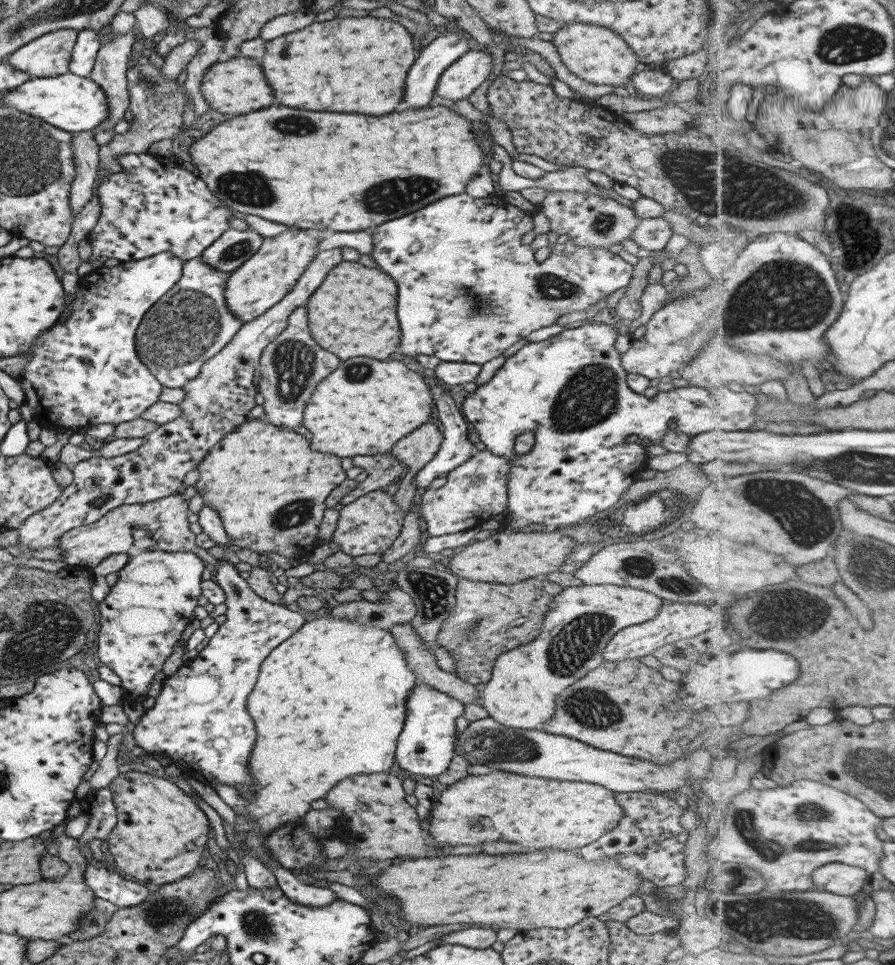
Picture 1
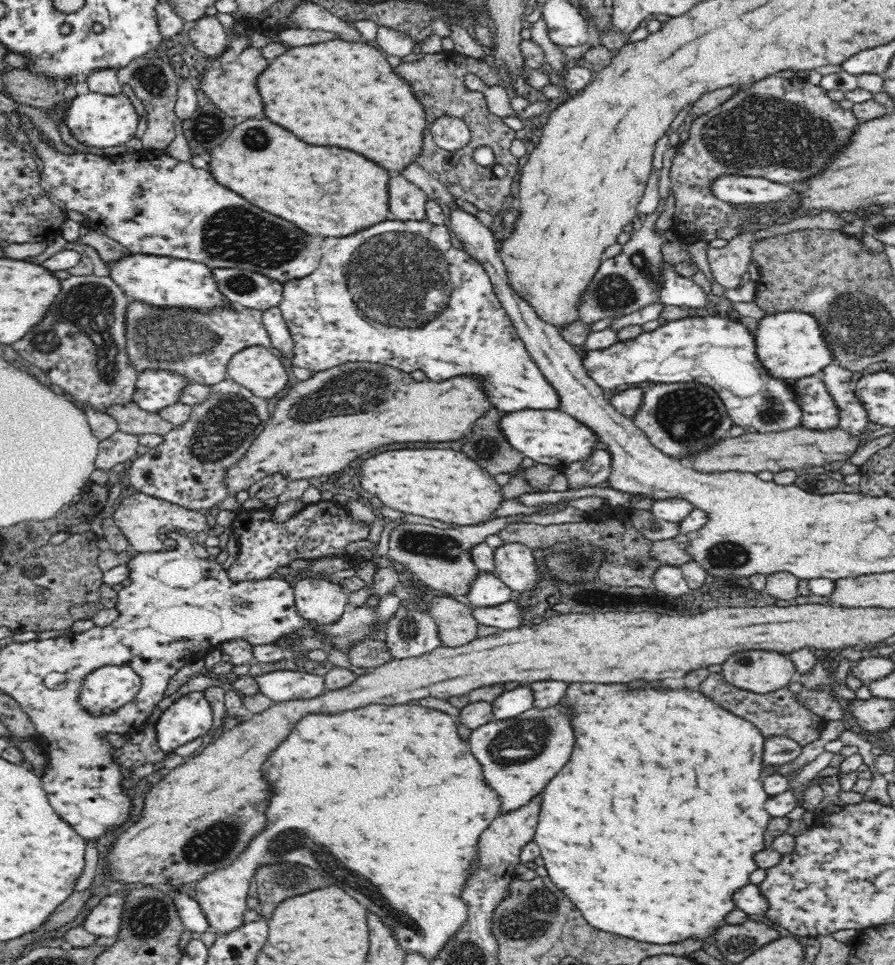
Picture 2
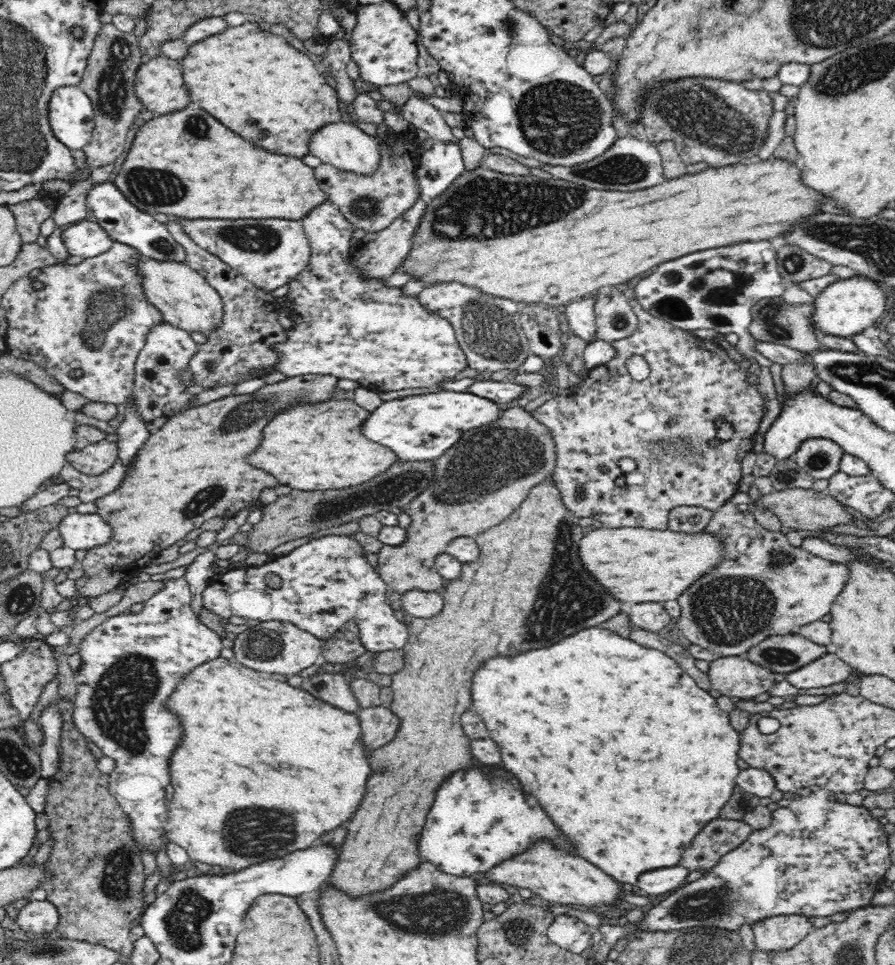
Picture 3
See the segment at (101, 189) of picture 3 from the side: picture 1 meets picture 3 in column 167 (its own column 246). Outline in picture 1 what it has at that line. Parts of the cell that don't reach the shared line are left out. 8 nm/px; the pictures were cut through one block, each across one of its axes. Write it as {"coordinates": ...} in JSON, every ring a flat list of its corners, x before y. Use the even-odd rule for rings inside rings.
{"coordinates":[[248,227,244,230,229,228,202,254,211,268,232,273,244,265,261,247,263,236]]}

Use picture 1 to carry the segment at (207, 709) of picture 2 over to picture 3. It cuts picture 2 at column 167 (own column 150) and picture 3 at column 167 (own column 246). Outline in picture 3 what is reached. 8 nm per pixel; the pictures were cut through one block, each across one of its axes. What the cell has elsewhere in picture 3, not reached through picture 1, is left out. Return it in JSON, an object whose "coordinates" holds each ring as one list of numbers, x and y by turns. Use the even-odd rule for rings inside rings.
{"coordinates":[[185,578,166,580,162,590,143,602,140,612,120,613,107,618,81,640,77,652,83,661,74,675,77,691,73,698,72,722,80,734,102,749,106,757,114,759,116,767,109,774,109,793,130,818,133,839,138,848,155,855,169,842,164,827,169,812,169,801,165,796,166,786,170,784,168,762,174,748,182,740,180,722,167,709,167,700,175,692,180,679,187,677,195,666,220,657,220,650,224,648,222,637,200,623,190,602,191,591]]}

